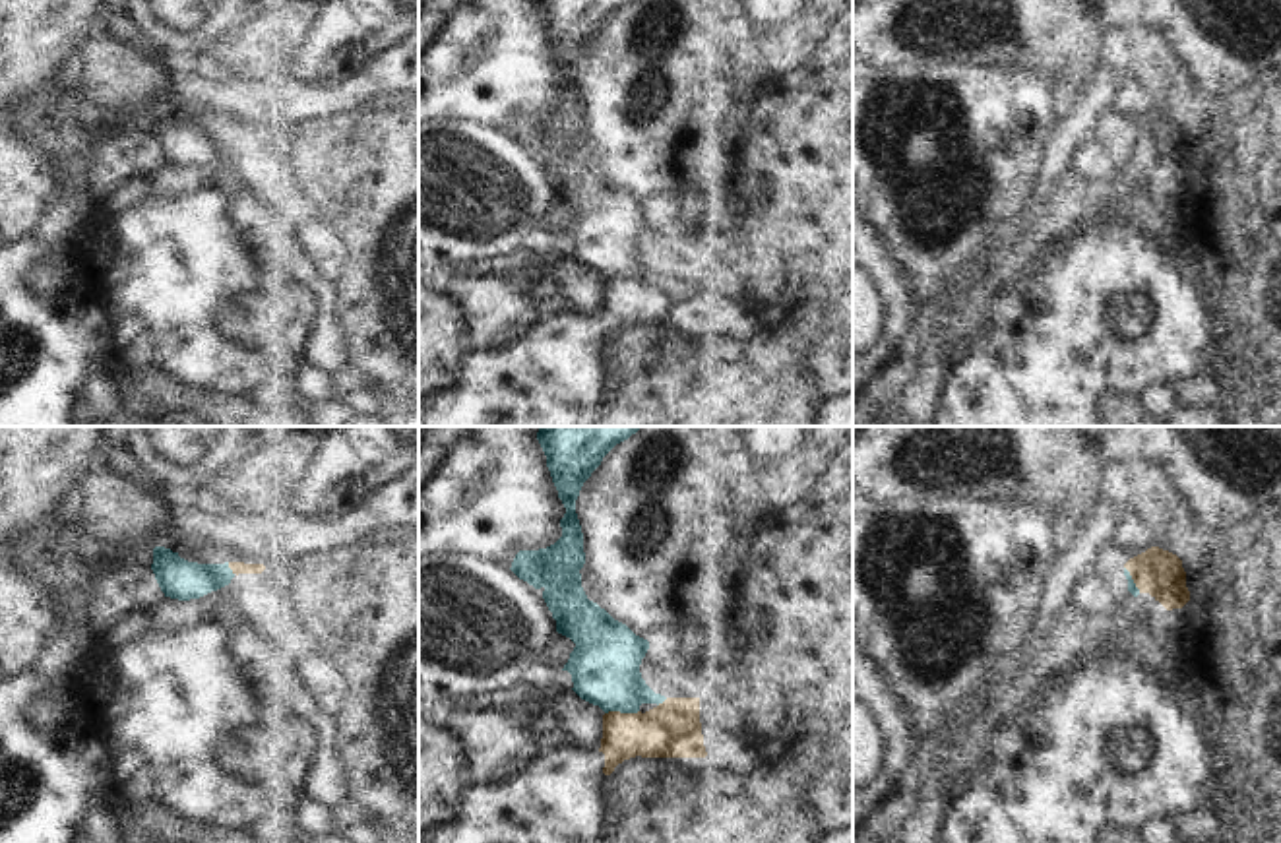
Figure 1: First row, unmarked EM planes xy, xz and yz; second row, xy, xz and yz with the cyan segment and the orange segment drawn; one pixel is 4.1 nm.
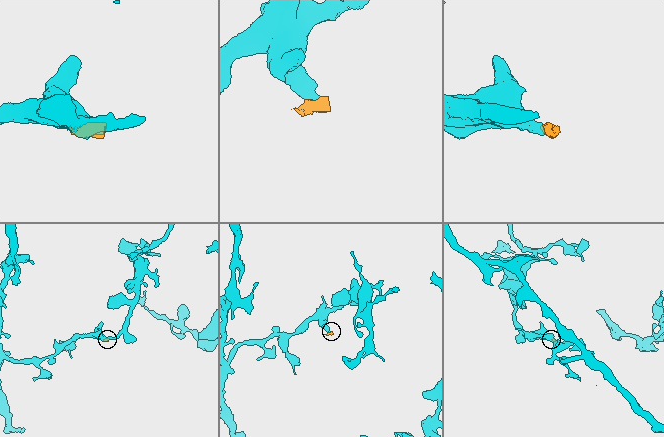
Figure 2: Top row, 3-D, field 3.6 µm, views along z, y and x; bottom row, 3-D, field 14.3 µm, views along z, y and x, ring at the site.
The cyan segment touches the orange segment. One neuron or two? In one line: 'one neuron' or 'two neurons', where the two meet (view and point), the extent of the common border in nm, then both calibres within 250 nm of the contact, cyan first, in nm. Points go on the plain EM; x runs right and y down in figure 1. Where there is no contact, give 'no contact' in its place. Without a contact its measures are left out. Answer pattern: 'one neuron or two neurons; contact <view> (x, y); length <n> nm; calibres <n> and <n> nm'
two neurons; contact xz (621, 278); length 140 nm; calibres 280 and 240 nm

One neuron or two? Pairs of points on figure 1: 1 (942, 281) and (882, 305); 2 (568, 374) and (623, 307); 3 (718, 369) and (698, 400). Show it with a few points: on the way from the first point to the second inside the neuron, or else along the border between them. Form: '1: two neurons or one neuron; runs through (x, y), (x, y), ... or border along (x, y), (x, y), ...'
1: two neurons; border along (892, 252), (925, 336)
2: one neuron; runs through (572, 357), (605, 324)
3: two neurons; border along (731, 378), (685, 382)

